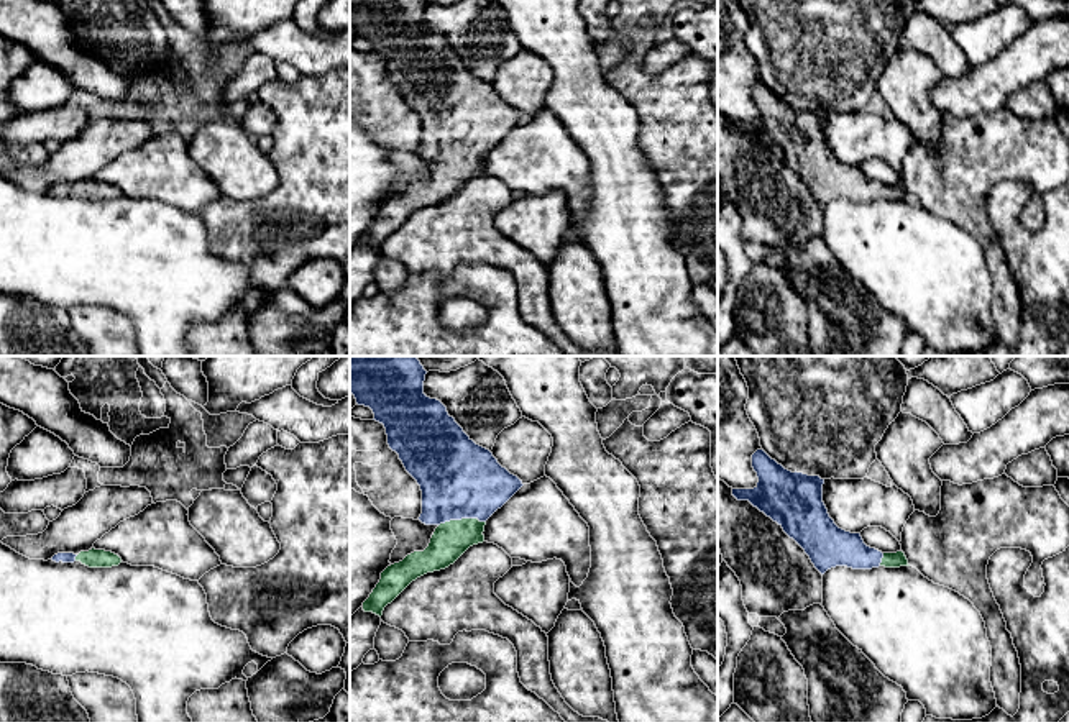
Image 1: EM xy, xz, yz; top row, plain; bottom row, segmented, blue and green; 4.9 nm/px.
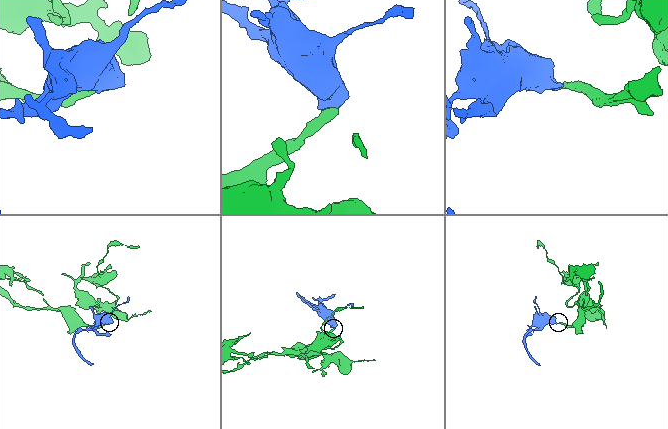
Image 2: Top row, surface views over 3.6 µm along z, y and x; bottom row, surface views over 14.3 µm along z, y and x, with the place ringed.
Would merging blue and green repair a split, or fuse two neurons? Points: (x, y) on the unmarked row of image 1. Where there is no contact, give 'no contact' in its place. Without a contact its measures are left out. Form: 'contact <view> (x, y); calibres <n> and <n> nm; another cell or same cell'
contact xz (462, 150); calibres 380 and 180 nm; same cell

